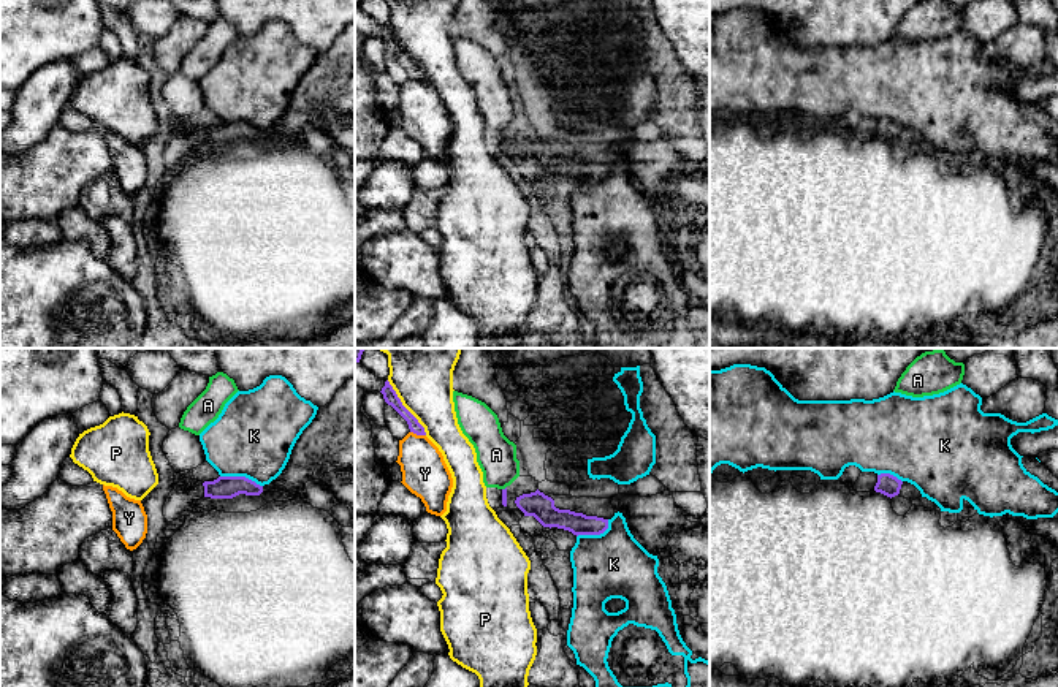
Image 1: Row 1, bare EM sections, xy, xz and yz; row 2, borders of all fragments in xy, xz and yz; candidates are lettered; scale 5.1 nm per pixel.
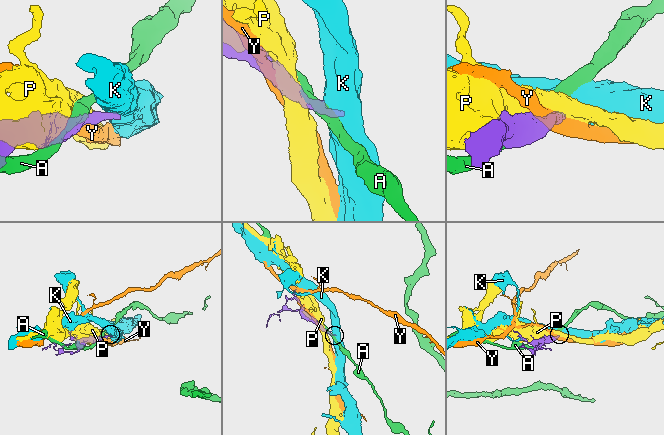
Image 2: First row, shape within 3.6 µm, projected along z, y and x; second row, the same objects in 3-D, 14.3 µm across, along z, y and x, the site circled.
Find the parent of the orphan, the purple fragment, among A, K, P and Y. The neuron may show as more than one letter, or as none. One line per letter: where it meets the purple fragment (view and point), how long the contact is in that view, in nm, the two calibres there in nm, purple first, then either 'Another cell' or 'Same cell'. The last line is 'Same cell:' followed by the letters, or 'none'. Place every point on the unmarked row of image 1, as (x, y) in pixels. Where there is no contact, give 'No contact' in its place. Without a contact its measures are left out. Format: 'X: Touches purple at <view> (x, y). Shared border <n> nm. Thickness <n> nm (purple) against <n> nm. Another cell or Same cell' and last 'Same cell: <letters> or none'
A: Touches purple at xz (506, 133). Shared border 30 nm. Thickness 30 nm (purple) against 200 nm. Another cell
K: Touches purple at xy (241, 122). Shared border 220 nm. Thickness 110 nm (purple) against 420 nm. Another cell
P: Touches purple at xz (404, 53). Shared border 340 nm. Thickness 70 nm (purple) against 280 nm. Another cell
Y: Touches purple at xz (418, 79). Shared border 80 nm. Thickness 70 nm (purple) against 240 nm. Another cell
Same cell: none

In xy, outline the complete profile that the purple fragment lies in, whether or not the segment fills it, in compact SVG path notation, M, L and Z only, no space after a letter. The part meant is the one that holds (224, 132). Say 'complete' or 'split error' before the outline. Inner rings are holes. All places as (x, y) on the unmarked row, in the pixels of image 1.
split error; M355 24L347 25L329 49L317 55L312 68L296 85L282 119L260 131L245 122L219 122L204 127L204 142L233 144L239 139L287 136L301 142L307 127L323 119L355 116Z

